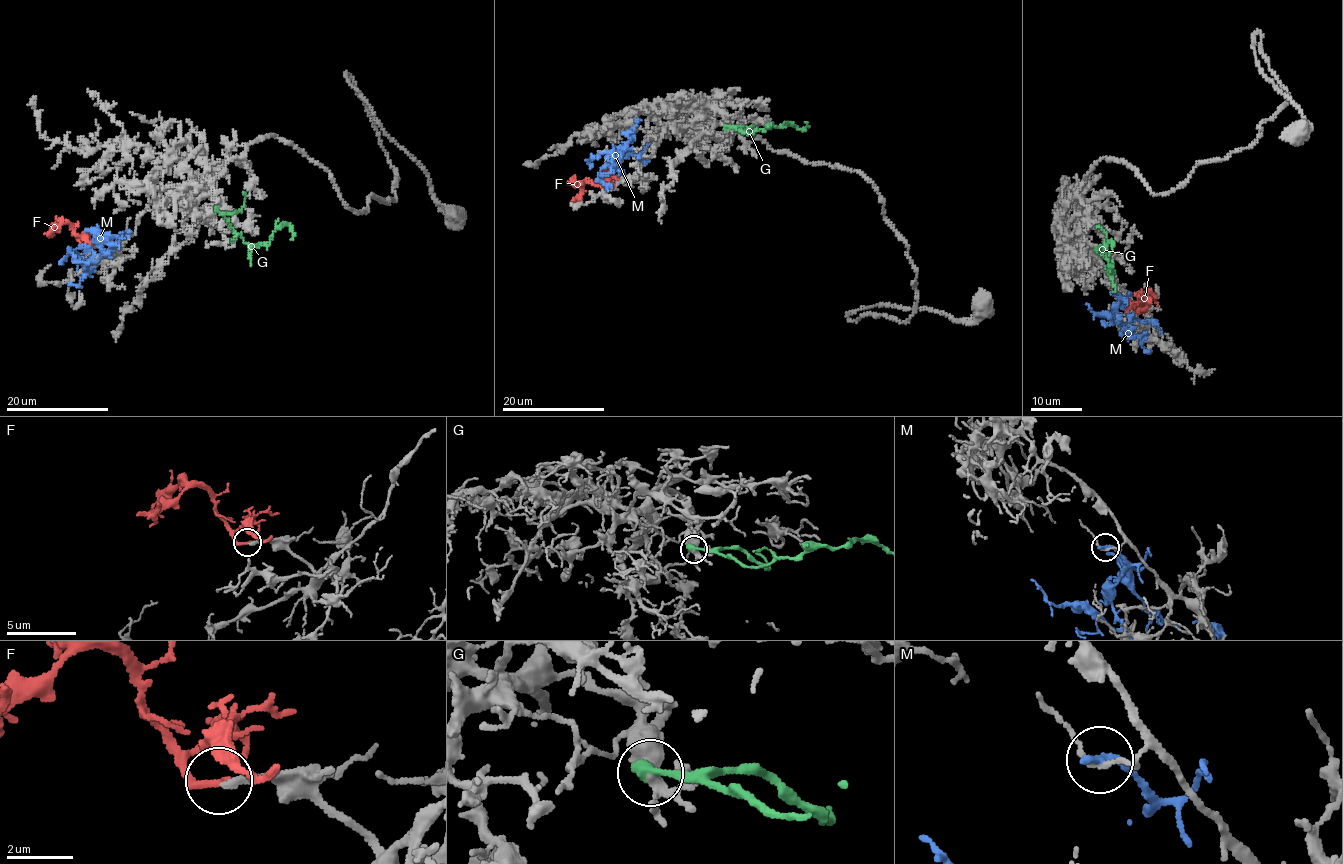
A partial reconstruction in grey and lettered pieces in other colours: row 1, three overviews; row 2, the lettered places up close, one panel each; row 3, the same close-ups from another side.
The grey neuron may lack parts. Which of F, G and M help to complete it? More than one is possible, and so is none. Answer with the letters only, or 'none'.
F

